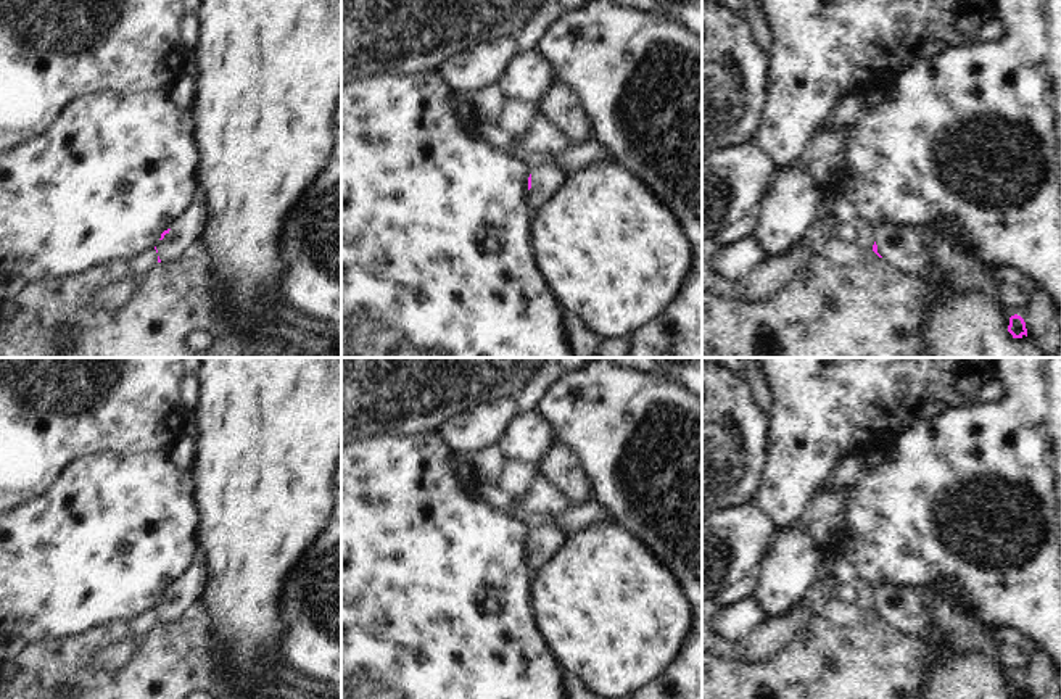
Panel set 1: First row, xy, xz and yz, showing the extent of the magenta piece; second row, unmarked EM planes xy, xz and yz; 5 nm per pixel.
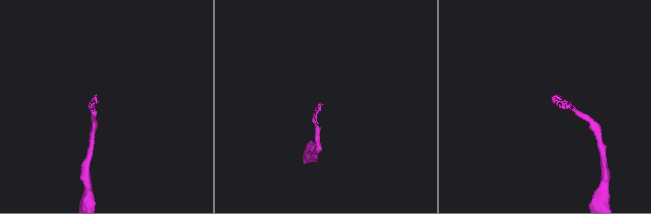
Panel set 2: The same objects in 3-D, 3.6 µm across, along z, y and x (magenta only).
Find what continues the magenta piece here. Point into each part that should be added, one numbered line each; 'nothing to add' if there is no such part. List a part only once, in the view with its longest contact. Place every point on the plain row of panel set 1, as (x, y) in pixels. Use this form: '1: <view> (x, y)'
1: xz (546, 541)

